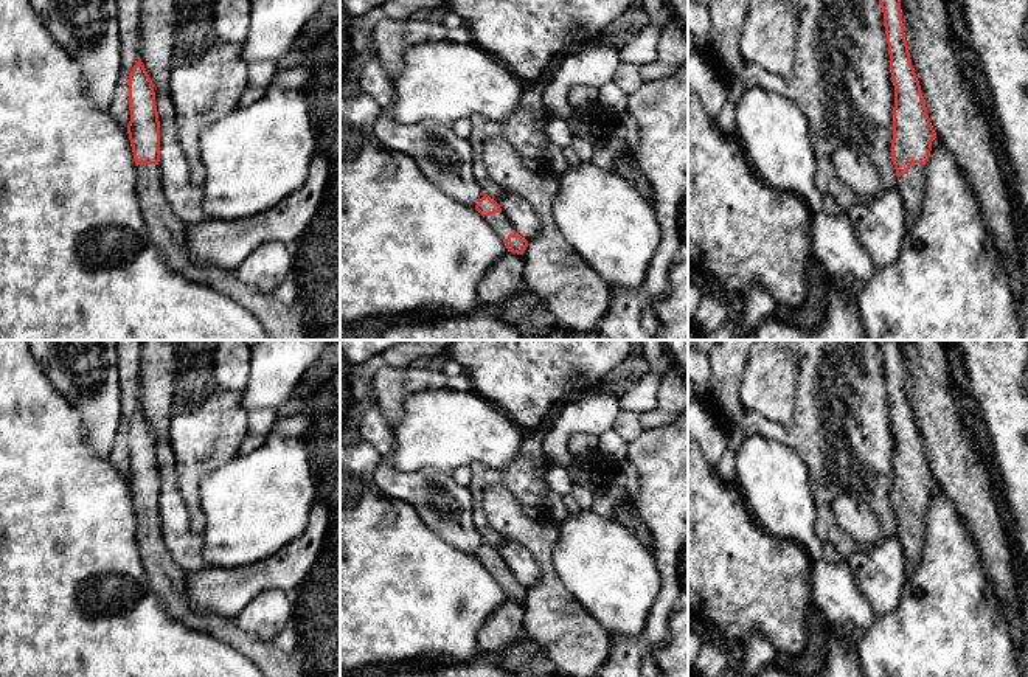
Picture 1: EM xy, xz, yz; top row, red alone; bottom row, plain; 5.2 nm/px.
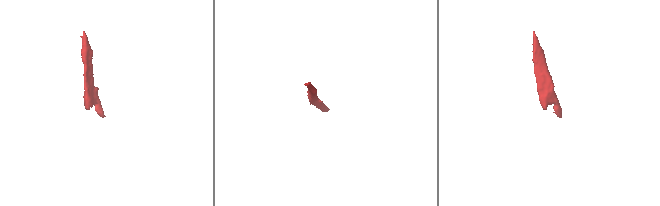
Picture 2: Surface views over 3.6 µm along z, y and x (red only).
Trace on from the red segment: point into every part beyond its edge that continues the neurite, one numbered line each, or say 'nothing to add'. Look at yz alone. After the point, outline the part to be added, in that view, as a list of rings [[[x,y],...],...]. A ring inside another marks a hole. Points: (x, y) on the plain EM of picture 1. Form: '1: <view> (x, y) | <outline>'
1: yz (912, 533) | [[[913,511],[907,522],[898,528],[898,536],[905,554],[905,573],[910,576],[918,565],[926,537],[926,512]]]

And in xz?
1: xz (500, 572) | [[[503,559],[484,564],[484,568],[494,576],[494,579],[503,590],[508,587],[509,582],[517,581]]]

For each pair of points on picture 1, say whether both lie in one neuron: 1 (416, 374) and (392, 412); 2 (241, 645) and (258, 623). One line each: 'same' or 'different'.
1: same
2: different

